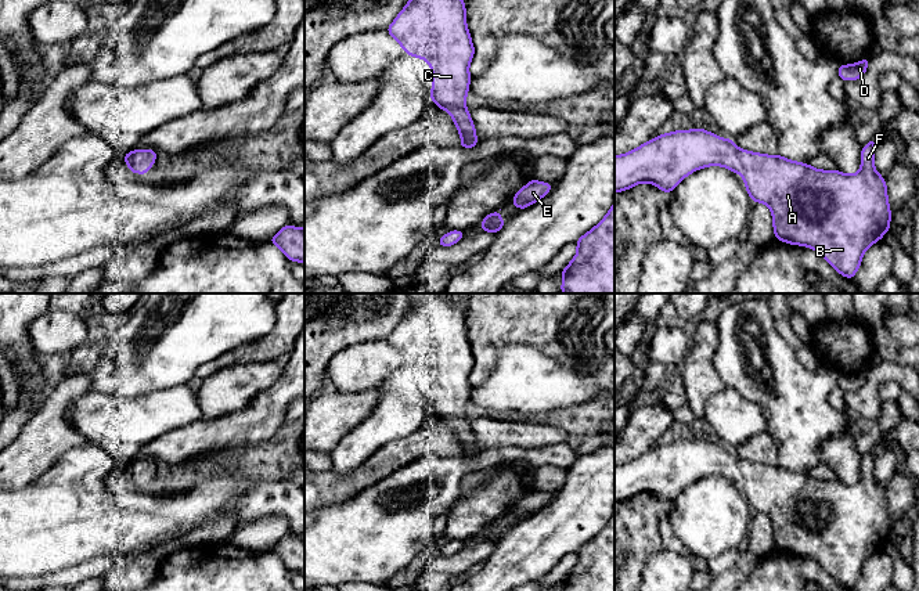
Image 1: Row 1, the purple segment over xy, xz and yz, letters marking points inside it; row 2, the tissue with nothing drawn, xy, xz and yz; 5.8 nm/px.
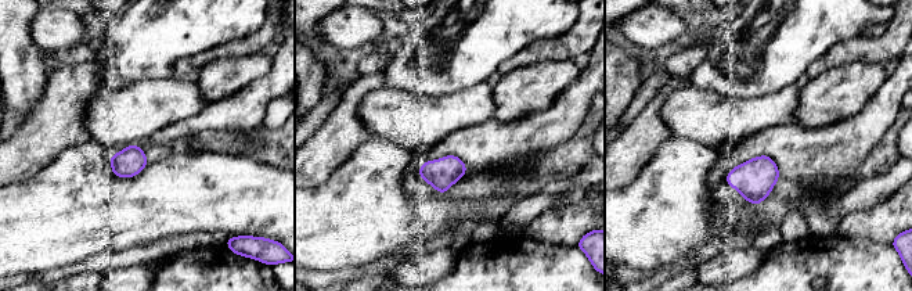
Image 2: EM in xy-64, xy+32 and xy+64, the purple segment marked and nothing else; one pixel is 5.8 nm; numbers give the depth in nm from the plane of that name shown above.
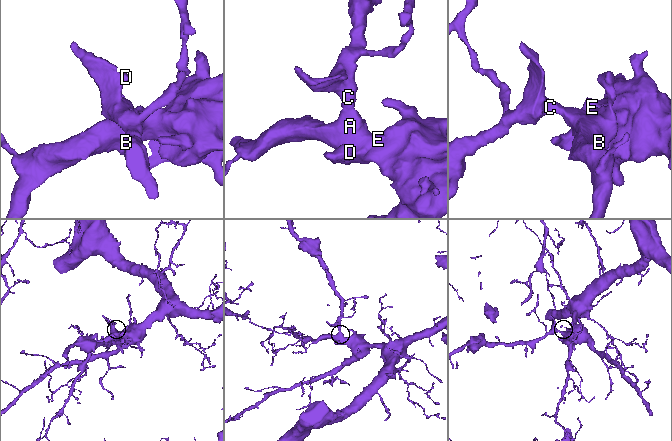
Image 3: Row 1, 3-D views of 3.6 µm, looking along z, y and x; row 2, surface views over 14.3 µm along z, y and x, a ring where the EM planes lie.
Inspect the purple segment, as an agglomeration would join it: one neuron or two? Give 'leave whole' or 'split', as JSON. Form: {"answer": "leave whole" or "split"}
{"answer": "leave whole"}

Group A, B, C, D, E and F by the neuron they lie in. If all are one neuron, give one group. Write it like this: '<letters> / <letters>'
A B C D E F

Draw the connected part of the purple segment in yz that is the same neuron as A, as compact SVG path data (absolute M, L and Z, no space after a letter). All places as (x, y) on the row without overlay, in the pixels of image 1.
M700 437L675 440L615 465L615 502L650 493L668 505L695 480L724 476L743 487L753 512L770 518L776 549L817 561L853 590L864 562L890 540L886 489L873 473L876 455L872 447L862 457L859 482L846 484L745 461Z

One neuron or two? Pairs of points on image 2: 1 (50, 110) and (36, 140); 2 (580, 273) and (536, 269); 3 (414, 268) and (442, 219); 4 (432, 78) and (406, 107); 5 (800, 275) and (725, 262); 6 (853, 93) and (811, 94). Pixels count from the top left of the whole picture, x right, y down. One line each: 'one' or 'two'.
1: one
2: one
3: two
4: two
5: two
6: one

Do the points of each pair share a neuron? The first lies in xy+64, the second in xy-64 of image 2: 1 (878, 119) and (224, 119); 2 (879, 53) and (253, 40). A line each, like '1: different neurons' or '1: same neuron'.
1: same neuron
2: same neuron

